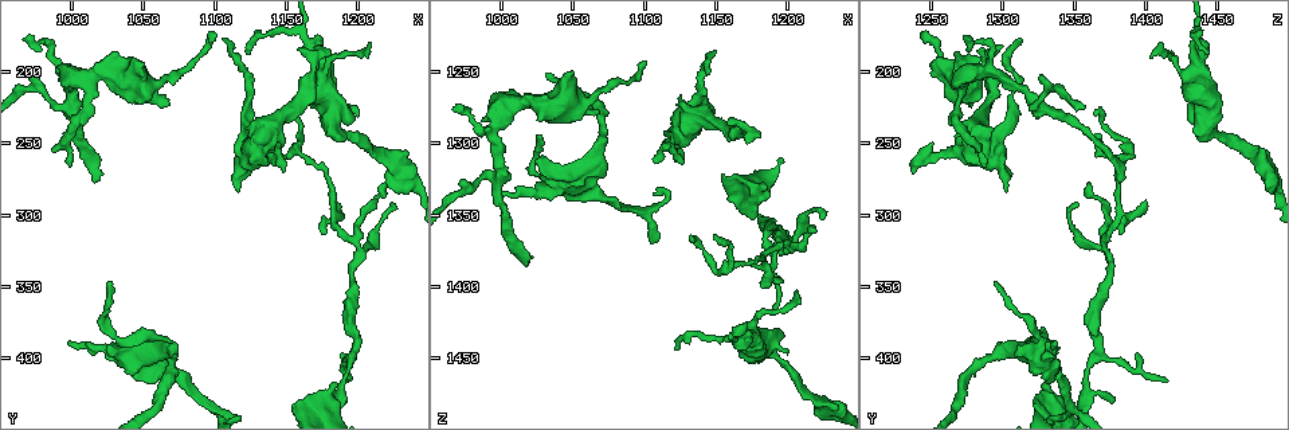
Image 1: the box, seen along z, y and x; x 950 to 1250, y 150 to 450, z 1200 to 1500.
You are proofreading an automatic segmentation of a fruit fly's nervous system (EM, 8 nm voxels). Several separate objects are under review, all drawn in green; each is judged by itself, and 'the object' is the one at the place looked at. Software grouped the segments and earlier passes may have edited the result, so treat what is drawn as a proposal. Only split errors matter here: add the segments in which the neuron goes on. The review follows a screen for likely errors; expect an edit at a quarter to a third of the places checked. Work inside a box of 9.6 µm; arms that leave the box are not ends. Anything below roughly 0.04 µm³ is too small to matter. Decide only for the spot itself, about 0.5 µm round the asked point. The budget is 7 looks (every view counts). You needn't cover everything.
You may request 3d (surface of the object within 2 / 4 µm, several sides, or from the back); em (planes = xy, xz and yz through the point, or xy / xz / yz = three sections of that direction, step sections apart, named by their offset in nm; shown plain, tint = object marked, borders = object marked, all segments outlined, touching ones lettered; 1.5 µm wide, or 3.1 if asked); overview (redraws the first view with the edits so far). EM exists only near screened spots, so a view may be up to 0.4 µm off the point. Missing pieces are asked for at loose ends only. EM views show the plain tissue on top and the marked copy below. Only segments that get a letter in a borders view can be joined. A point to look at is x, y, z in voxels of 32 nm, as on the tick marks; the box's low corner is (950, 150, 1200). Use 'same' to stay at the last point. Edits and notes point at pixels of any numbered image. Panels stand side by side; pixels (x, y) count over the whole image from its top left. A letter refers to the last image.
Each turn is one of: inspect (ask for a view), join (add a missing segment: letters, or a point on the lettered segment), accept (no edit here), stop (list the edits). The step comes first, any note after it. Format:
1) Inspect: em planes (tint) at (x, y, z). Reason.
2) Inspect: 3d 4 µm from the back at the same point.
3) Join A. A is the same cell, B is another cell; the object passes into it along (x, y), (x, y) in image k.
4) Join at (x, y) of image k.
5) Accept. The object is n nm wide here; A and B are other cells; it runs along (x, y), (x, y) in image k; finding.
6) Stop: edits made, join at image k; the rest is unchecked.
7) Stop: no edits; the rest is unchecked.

Inspect: em planes (borders) at (1022, 272, 1380). Long arm stops here.

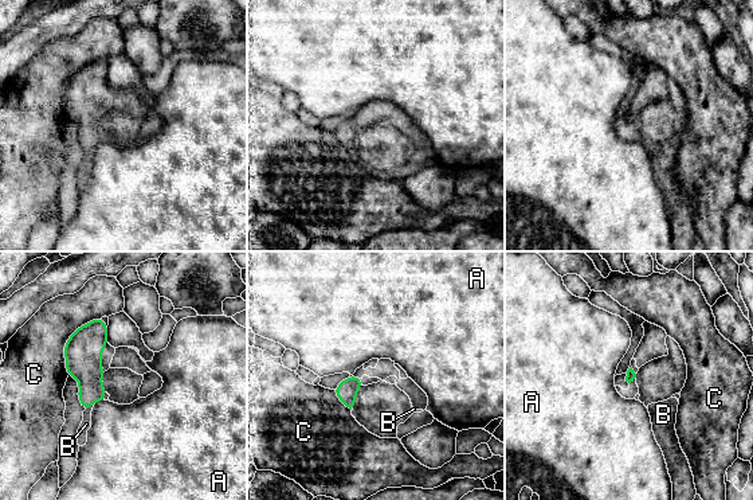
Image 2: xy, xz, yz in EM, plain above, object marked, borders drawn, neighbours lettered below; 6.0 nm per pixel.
Join B. B is the same cell, A and C are other cells; the object passes into it along (85, 366), (89, 407), (86, 424) in image 2; it goes on there.

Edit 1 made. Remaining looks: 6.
Inspect: overview.

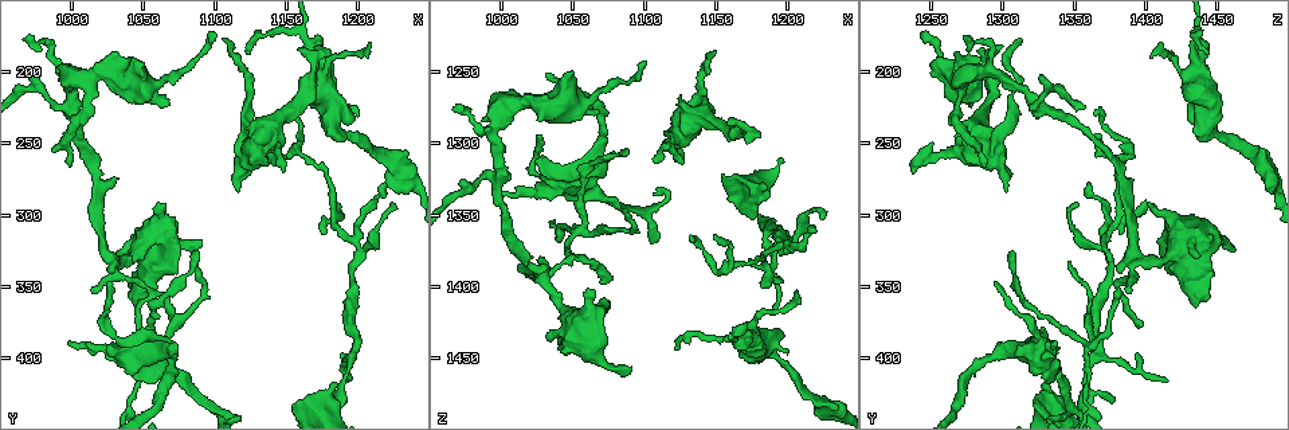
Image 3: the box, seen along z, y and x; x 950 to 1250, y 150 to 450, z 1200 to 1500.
Inspect: em planes (borders) at (1076, 378, 1396). Free end.

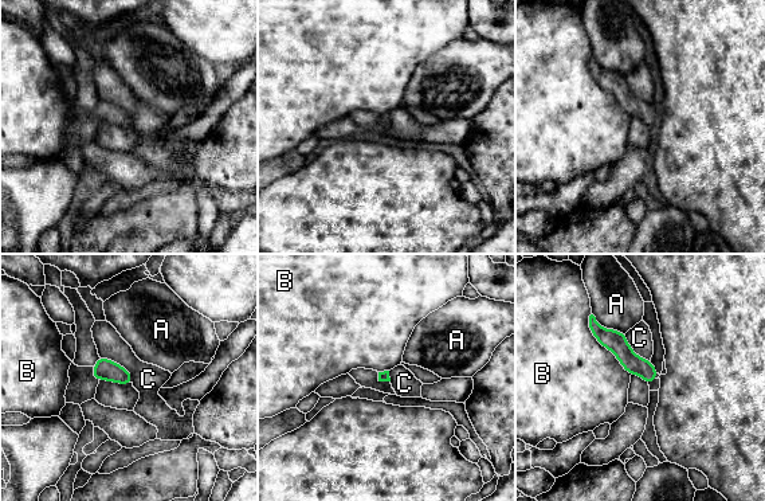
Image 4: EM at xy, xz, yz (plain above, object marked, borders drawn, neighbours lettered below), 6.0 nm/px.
Accept. A, B and C are other cells; no lettered segment goes on from it.

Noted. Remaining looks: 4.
Inspect: 3d 4 µm at (1090, 318, 1456). Branch stops here.

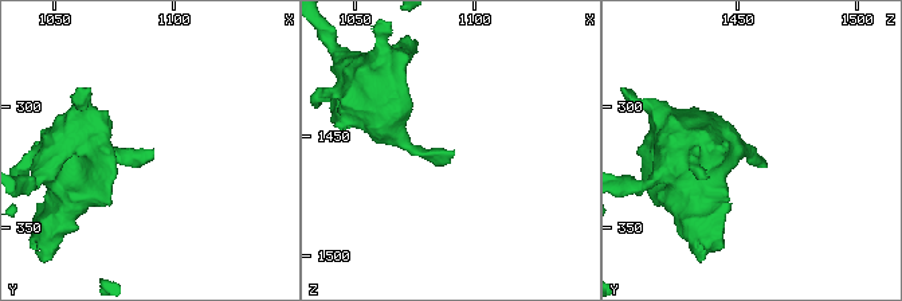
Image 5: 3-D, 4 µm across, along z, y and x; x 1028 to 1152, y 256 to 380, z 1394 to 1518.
Inspect: em planes (borders) at (1090, 317, 1457).

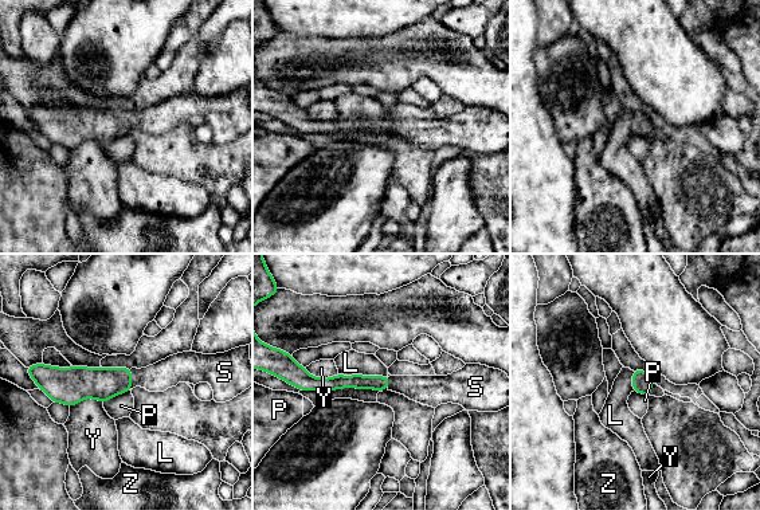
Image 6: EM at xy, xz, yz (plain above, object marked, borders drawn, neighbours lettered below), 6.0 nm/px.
Join S. The longest contact is with L, 300 nm; S is the same cell, L, P, Y and Z are other cells; the object passes into it along (102, 384), (130, 379), (165, 373) in image 6; it goes on there.

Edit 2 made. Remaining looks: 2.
Stop: edits made, join at image 2, join at image 6; the rest is unchecked.

